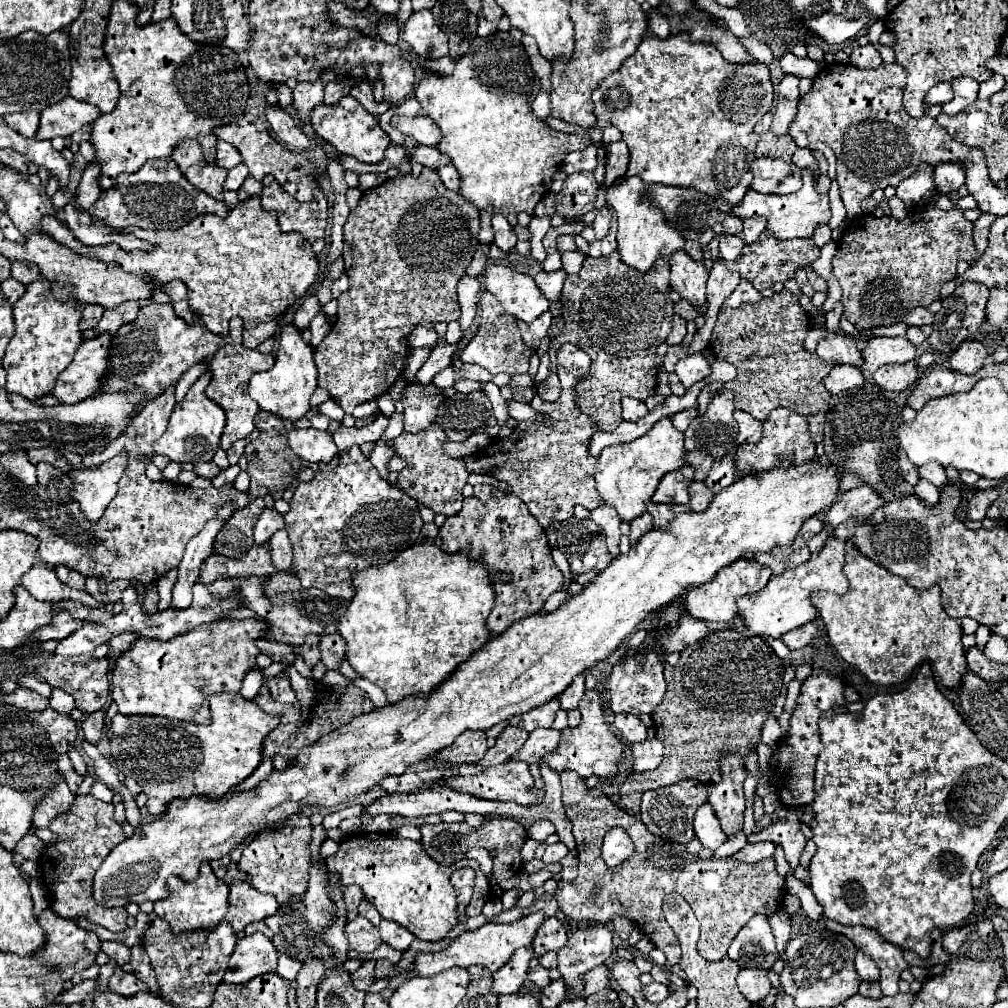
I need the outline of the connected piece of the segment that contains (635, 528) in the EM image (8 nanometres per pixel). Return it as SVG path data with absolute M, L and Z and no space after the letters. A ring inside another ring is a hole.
M645 511L643 515L639 515L637 519L633 519L631 521L631 533L629 533L629 543L631 543L631 547L639 541L639 537L643 535L643 533L647 533L647 531L651 531L653 529L653 519L651 519L651 515Z

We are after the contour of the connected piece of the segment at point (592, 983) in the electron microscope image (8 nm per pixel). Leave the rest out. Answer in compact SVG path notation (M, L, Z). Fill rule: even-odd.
M599 965L597 969L591 969L589 973L585 973L585 997L611 987L611 979L609 979L609 969L605 965Z

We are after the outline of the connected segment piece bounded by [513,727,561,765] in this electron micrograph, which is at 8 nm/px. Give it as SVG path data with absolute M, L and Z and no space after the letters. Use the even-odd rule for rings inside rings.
M549 727L549 729L535 729L533 733L529 733L529 739L525 741L525 745L513 755L513 759L517 761L525 761L525 763L539 763L541 757L549 751L553 751L561 739L559 735L561 731Z

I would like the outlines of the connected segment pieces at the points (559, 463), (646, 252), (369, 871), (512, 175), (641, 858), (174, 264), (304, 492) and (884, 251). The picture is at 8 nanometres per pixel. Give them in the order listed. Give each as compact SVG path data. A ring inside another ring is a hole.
M563 345L557 353L561 397L555 403L545 403L539 395L531 399L533 409L547 413L553 419L555 425L551 429L539 421L521 421L509 437L495 439L487 451L463 457L469 473L493 475L495 479L505 481L509 485L511 495L519 497L529 507L541 527L547 527L553 519L565 521L573 515L575 505L585 505L587 509L603 505L593 479L597 457L591 457L587 453L589 439L597 431L597 425L595 421L591 421L589 415L579 411L579 407L575 405L577 395L573 391L577 377L589 371L589 361L589 355L577 349L575 345Z
M631 177L625 185L621 187L615 187L615 189L609 189L607 191L607 203L615 209L617 213L617 219L619 219L619 229L617 229L617 251L621 255L621 261L639 271L639 273L647 273L651 269L655 269L657 261L663 259L663 261L669 261L669 257L683 249L685 245L685 239L665 223L665 217L663 213L647 203L643 199L643 191L647 189L649 185L643 183L639 177Z
M359 833L341 841L341 847L335 855L327 857L327 867L339 875L343 887L357 885L363 889L365 899L375 905L383 919L391 919L403 927L407 927L417 939L439 941L443 939L459 921L457 921L457 901L455 889L449 883L451 873L457 867L469 865L477 871L475 889L471 903L467 907L467 915L479 915L483 905L491 899L489 879L481 873L479 863L475 859L459 861L455 865L439 865L431 857L427 857L425 849L417 841L391 837L387 833Z
M495 31L489 37L477 39L471 49L459 57L455 71L451 75L437 75L431 71L423 71L419 85L415 89L415 97L421 103L421 115L431 117L441 129L443 137L437 143L441 153L447 153L453 167L459 171L461 187L459 193L477 205L479 209L493 207L493 213L509 215L527 211L533 215L539 199L549 191L551 177L563 163L565 155L571 151L585 149L591 139L579 135L565 135L543 125L533 109L531 95L535 87L535 73L529 65L529 57L519 41L515 41L509 33Z
M573 771L561 773L563 805L569 821L573 823L573 837L577 841L579 875L571 883L563 883L557 891L559 909L575 923L597 921L609 923L615 915L633 921L651 943L661 949L667 957L667 965L679 963L681 947L675 931L663 917L661 901L669 893L679 893L693 909L697 921L701 923L701 937L697 951L707 961L719 961L727 955L729 943L737 931L757 913L771 915L781 909L781 899L785 895L785 883L775 873L775 861L763 859L759 863L739 863L733 857L727 859L695 859L687 853L685 845L671 843L655 837L635 815L615 807L601 789L589 789L583 777ZM611 827L623 827L635 843L635 853L623 865L609 869L601 855L601 839Z
M257 195L239 201L223 219L209 213L195 217L175 231L135 231L153 243L153 249L149 251L125 251L113 243L101 247L83 245L65 223L49 215L41 217L41 231L71 251L105 263L115 261L125 271L143 279L153 279L157 285L167 285L173 279L183 281L191 295L191 309L201 317L209 331L227 335L229 319L241 317L245 329L257 337L259 343L275 333L277 317L317 281L319 273L311 243L305 241L303 245L299 233L283 233L277 225L277 215L263 211Z
M357 445L339 453L339 465L333 471L315 471L309 483L299 483L299 487L293 493L293 499L289 501L289 511L283 517L289 541L293 545L291 567L295 575L301 579L301 585L321 589L323 593L333 595L333 599L341 601L349 601L353 595L353 571L389 563L401 551L419 541L423 527L417 501L403 493L397 485L387 483Z
M919 207L919 213L913 213L911 219L897 221L891 217L875 219L873 215L863 215L859 221L851 221L845 229L839 251L833 257L833 275L837 277L843 289L843 317L847 317L859 329L875 329L881 325L895 325L901 317L911 311L913 307L927 307L931 301L941 299L943 283L955 279L957 261L971 261L975 259L977 251L971 239L973 223L963 217L961 209L929 209Z

